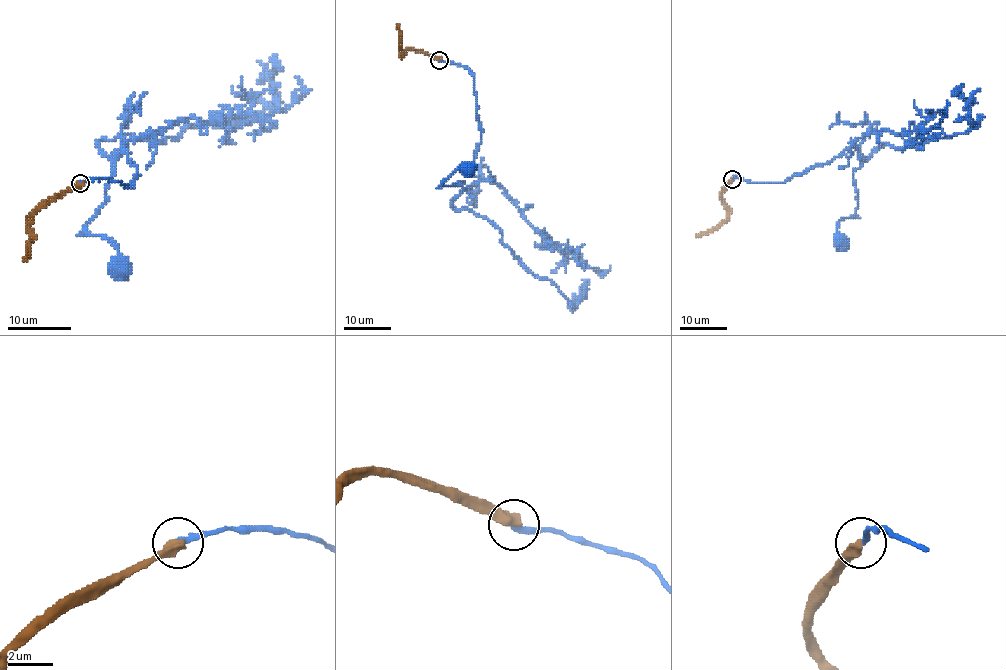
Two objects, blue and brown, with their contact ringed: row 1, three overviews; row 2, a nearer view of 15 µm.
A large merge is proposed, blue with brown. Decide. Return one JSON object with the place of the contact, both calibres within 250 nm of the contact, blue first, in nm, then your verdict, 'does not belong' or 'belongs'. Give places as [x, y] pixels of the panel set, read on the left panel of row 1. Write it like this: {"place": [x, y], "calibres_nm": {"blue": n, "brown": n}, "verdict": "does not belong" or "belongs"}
{"place": [80, 183], "calibres_nm": {"blue": 240, "brown": 480}, "verdict": "does not belong"}

